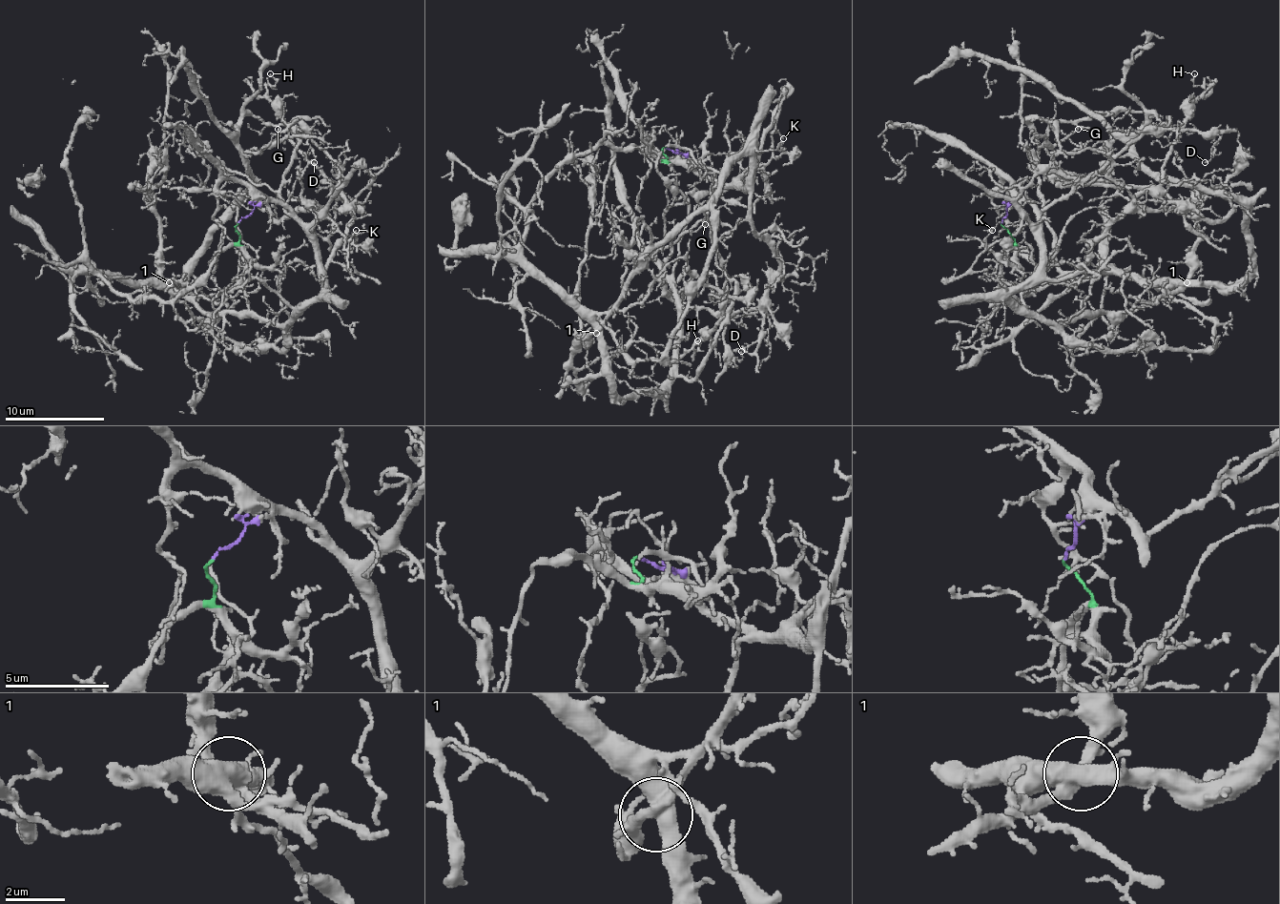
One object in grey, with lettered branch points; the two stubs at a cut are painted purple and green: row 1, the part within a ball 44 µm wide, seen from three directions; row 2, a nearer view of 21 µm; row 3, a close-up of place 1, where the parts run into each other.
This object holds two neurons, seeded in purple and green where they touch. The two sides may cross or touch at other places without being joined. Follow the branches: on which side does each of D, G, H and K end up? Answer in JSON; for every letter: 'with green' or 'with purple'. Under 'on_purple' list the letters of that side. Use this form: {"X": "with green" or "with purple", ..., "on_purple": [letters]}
{"D": "with purple", "G": "with green", "H": "with purple", "K": "with purple", "on_purple": ["D", "H", "K"]}

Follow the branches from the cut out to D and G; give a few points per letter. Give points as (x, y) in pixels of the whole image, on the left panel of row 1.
D: (237, 222), (262, 200), (279, 200), (287, 207), (279, 193), (299, 143), (297, 133), (314, 162)
G: (237, 222), (239, 239), (173, 299), (120, 297), (95, 269), (180, 287), (250, 187), (247, 155), (277, 128)

